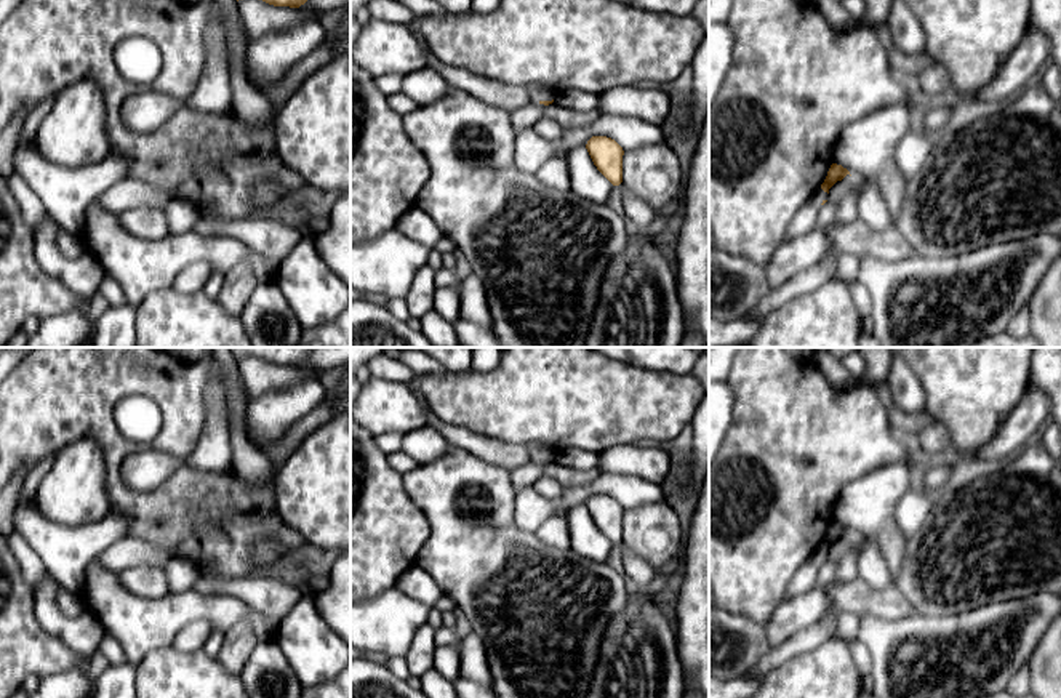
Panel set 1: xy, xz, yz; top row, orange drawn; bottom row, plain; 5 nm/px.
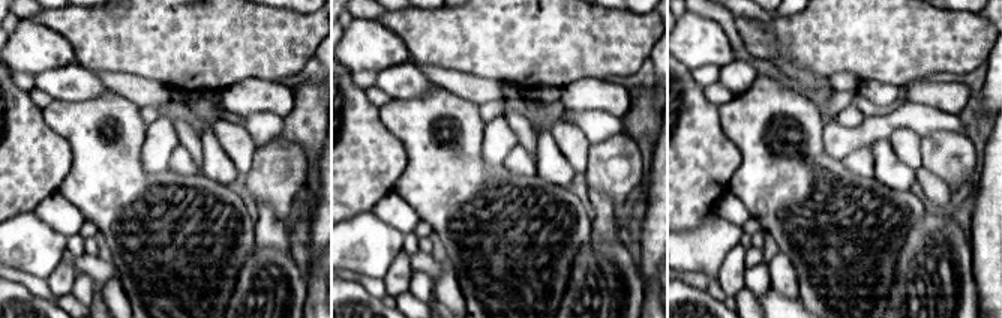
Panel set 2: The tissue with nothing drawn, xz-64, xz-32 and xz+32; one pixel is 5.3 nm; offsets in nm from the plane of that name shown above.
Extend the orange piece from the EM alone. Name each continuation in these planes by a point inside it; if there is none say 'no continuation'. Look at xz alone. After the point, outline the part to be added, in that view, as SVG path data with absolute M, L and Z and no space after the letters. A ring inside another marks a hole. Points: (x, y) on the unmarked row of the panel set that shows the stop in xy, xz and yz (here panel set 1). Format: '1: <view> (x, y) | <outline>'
no continuation

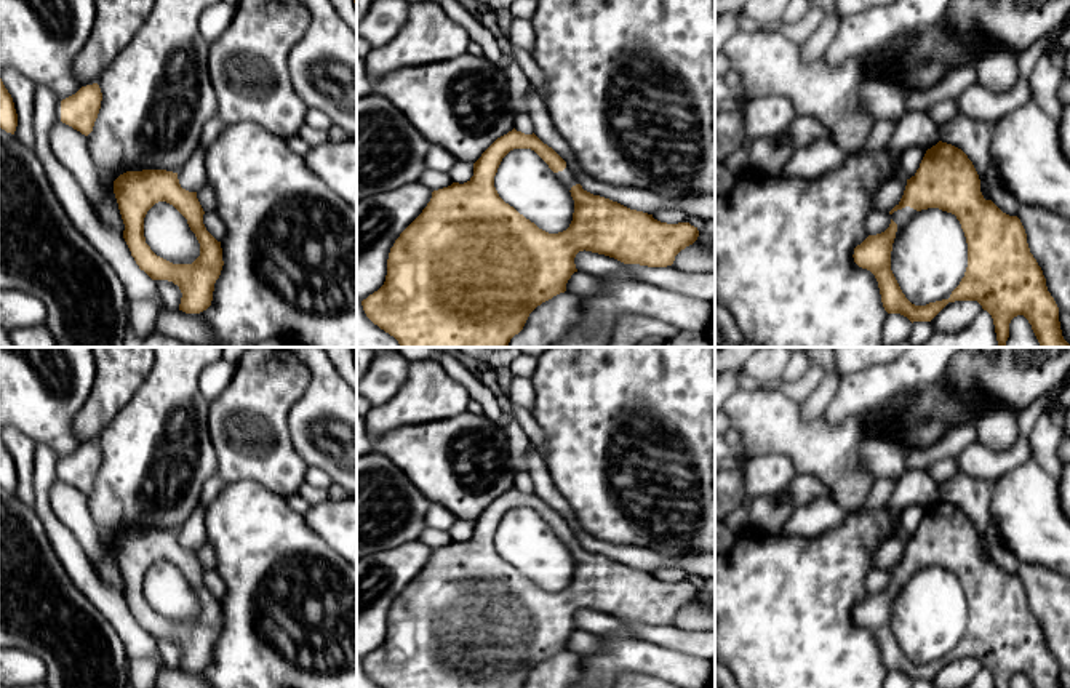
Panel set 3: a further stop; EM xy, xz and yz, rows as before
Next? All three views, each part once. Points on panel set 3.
1: yz (901, 575) | M905 565L891 573L891 578L897 582L896 594L908 582L908 579L916 573L916 568Z

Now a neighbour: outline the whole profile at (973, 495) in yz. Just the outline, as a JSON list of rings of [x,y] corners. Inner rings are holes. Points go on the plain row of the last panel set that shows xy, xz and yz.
[[[956,475],[939,488],[939,496],[942,501],[952,502],[968,514],[979,533],[984,557],[992,558],[987,538],[987,526],[992,517],[992,482]]]

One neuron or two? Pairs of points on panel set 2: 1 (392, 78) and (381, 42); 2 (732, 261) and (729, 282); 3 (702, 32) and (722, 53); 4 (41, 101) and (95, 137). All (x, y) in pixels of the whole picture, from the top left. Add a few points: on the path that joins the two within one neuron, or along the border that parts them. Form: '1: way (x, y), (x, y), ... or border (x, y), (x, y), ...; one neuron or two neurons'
1: border (408, 60), (378, 72); two neurons
2: way (732, 266), (731, 278); one neuron
3: way (705, 36), (717, 48); one neuron
4: border (51, 99), (42, 110); two neurons

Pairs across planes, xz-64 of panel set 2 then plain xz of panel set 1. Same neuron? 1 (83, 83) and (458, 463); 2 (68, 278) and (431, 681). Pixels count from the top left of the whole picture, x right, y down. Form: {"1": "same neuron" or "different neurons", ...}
{"1": "different neurons", "2": "different neurons"}

